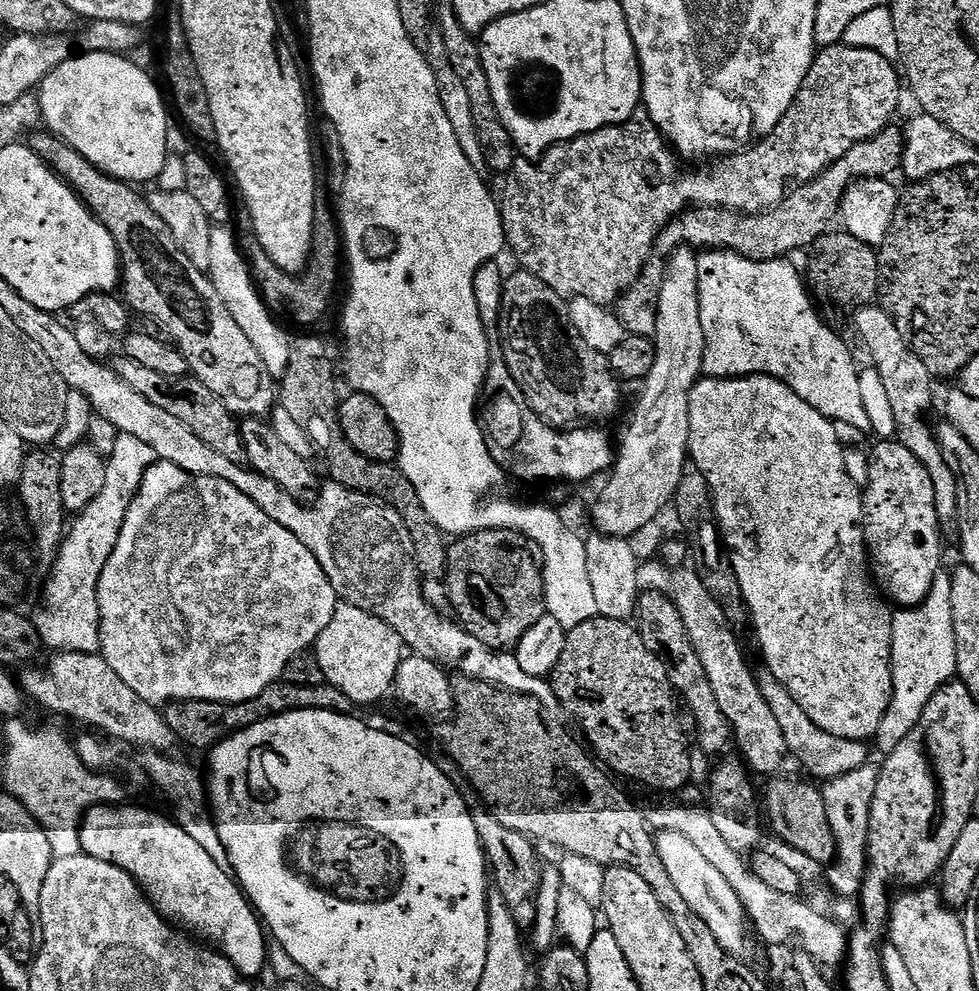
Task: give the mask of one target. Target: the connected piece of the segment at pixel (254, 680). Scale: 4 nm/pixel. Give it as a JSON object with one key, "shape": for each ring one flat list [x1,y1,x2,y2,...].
{"shape":[[160,460,152,468,152,492,148,486,137,490,130,502,116,549,110,554,97,586,100,607,100,647,104,660,120,678,143,700,157,706,167,706,185,700,213,700,219,704,241,703,257,699,266,689,279,681,299,652,315,645,322,630,330,624,334,609,332,580,320,560,284,525,271,516,238,486,213,476,195,476,170,462]]}

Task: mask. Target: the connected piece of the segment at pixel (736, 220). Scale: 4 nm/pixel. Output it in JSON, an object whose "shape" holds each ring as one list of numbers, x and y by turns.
{"shape":[[891,124,886,127,878,135,854,146,850,152,846,153,844,158,840,158,831,167,828,167,825,172,820,174,812,181,802,185,796,191,789,194,784,201,771,210,761,212,759,214,745,214,737,210,716,208,716,207,691,207,681,213,678,213,675,218,671,219,664,227,664,236,662,236,662,250,664,254,668,250,674,249,674,242,680,240,684,245,692,248,701,249,727,249,739,252,752,257,756,261,773,261,782,256,786,256,796,250,802,248,809,249,813,246,819,237,825,235,831,229,830,221,839,215,841,211,842,199,852,183,864,178,890,178,894,173,898,174,902,169,904,154,904,131,901,125]]}

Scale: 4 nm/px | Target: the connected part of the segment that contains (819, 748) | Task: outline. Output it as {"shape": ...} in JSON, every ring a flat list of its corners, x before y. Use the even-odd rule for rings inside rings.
{"shape":[[767,668,761,669,757,673,757,681,762,697,772,708,772,712,783,730,783,745,797,758,804,770,806,768,812,775,822,778,821,780,829,780,852,773,859,768,856,764,856,746,853,740,842,739,813,724,787,691,785,685,778,681]]}

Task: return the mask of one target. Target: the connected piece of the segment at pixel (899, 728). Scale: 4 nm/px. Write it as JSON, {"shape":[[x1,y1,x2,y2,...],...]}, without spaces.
{"shape":[[944,592,944,596,936,596,932,604,926,604,924,612,918,612,912,607,912,616,900,616,900,620,893,620,896,627,896,659,893,666,893,698,896,704,890,702,885,718,888,719,888,732,906,732,909,736,917,731,916,723,928,712,928,704,936,691,957,675,957,668,961,664,958,658,960,646,956,641,954,618,951,612,951,592]]}

